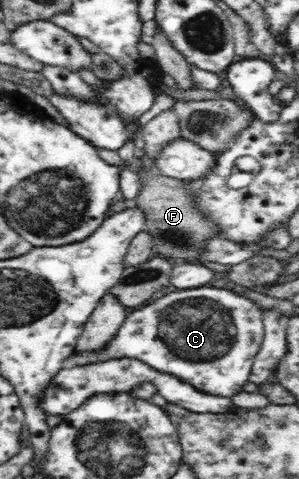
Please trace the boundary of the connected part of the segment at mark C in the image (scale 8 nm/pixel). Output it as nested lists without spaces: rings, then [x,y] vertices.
[[[216,287],[170,289],[153,304],[133,308],[125,323],[105,348],[95,353],[70,356],[77,366],[131,358],[155,371],[175,376],[196,390],[212,396],[232,398],[243,392],[255,356],[264,340],[263,309],[232,290]]]

